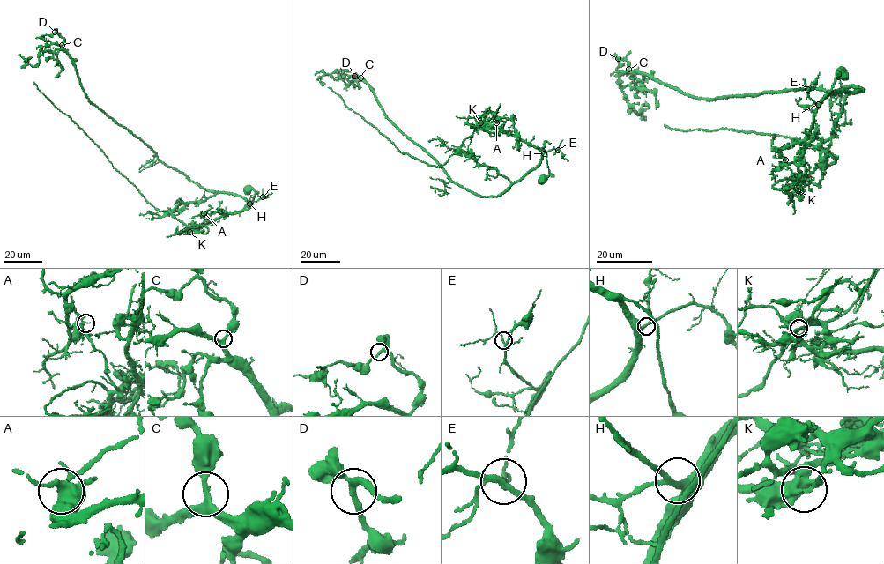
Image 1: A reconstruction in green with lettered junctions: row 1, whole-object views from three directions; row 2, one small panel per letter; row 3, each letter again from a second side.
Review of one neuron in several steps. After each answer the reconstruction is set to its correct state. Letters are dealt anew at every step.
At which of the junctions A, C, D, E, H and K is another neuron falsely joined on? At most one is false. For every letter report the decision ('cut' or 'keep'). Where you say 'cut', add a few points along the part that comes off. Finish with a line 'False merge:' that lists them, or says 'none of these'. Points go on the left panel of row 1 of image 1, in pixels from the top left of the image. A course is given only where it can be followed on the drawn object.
A: keep
C: keep
D: keep
E: keep
H: keep
K: cut; course (189, 232), (191, 227), (169, 211), (160, 211), (150, 204), (115, 168), (102, 151), (33, 82)
False merge: K

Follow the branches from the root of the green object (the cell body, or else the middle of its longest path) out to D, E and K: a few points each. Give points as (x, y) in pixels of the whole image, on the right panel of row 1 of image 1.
D: (842, 73), (814, 117), (828, 94), (863, 90), (702, 98), (618, 58)
E: (842, 73), (836, 70), (835, 83), (819, 105), (814, 117), (818, 104), (808, 94), (807, 89)
K: (842, 73), (836, 70), (835, 83), (817, 108), (804, 142), (798, 167), (801, 182), (798, 190)

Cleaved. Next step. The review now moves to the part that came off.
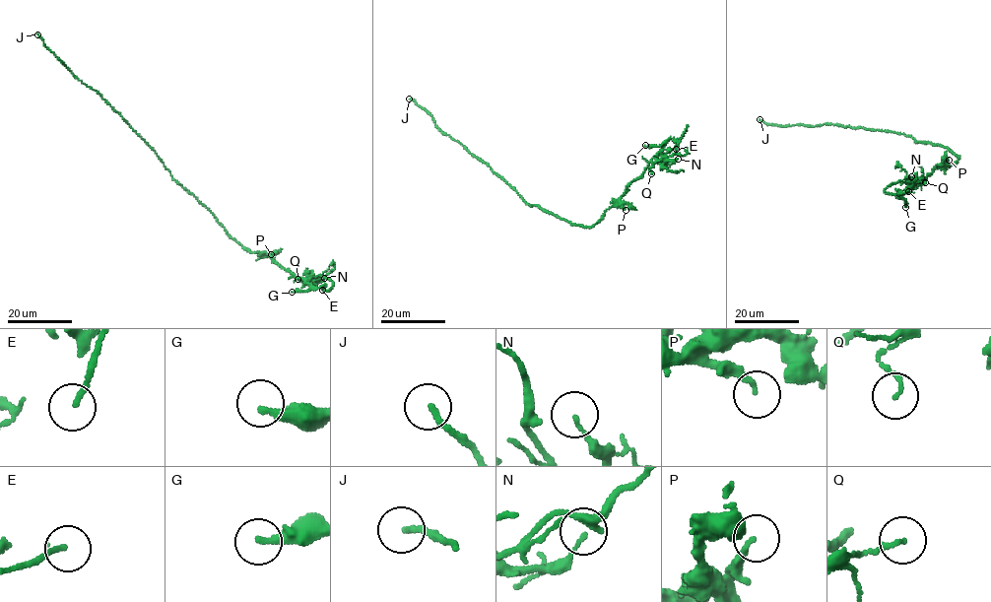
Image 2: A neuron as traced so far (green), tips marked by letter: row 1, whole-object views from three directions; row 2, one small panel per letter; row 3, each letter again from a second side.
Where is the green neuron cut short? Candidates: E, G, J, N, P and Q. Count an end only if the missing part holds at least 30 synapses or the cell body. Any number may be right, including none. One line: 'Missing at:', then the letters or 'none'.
Missing at: E, J

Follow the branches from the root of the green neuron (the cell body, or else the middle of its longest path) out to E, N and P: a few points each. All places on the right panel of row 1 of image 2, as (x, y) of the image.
E: (926, 142), (948, 149), (959, 159), (936, 166), (912, 187), (900, 180), (884, 190), (908, 191)
N: (926, 142), (948, 149), (959, 159), (949, 167), (936, 166), (926, 178), (910, 188), (914, 181), (911, 176)
P: (926, 142), (945, 147), (959, 158), (957, 163), (946, 167), (949, 160)

